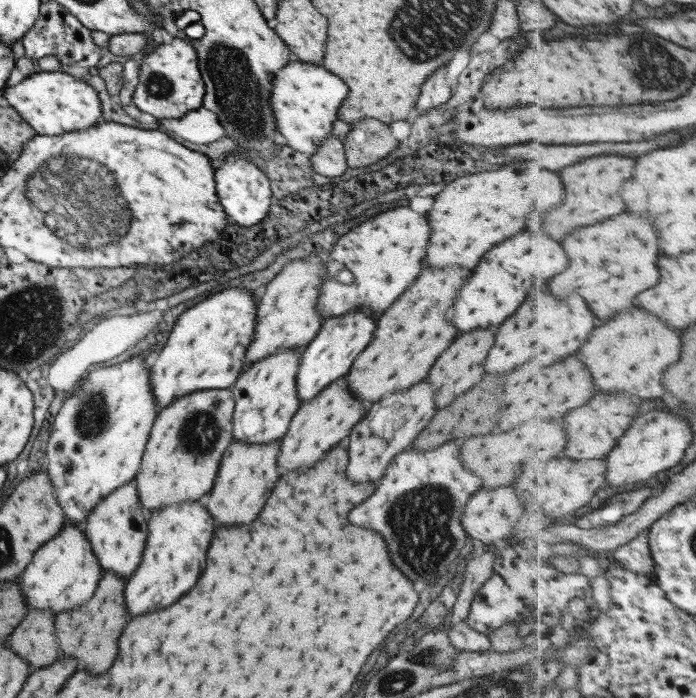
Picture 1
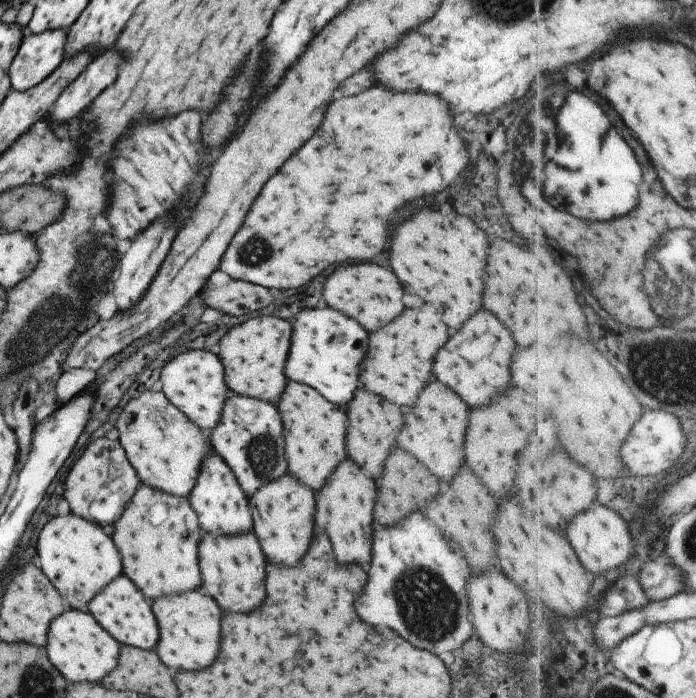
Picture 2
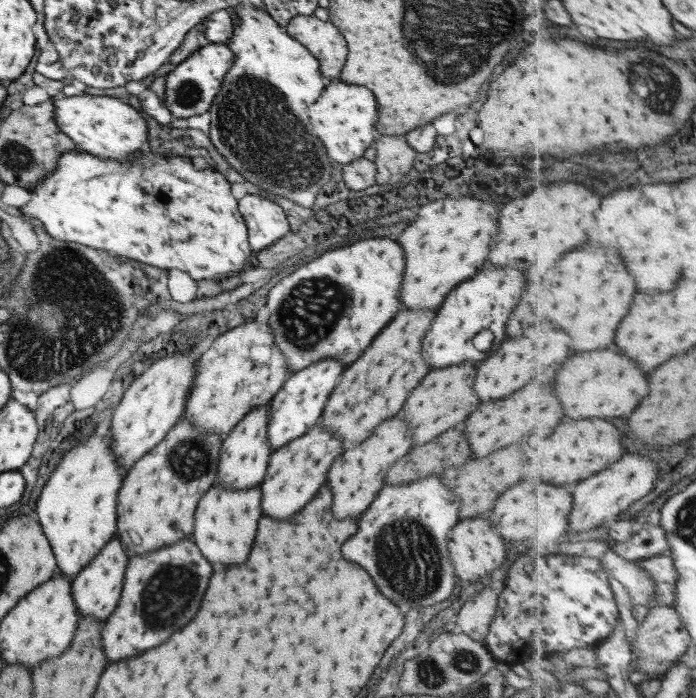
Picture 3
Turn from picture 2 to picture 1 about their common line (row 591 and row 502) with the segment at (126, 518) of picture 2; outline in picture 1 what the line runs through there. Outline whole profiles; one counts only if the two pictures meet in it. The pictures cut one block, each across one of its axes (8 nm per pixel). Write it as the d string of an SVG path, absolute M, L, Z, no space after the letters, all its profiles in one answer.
M214 388L186 394L159 410L142 455L140 470L135 476L138 498L146 510L194 502L210 492L224 452L234 439L234 409L232 392L226 388Z

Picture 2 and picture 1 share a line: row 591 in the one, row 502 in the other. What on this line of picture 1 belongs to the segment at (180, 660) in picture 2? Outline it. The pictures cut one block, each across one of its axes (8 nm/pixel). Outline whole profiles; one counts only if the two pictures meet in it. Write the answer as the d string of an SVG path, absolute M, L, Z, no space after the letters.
M198 500L162 506L151 514L140 564L133 576L126 580L125 600L130 618L168 608L194 588L202 568L206 568L206 550L214 534L214 522Z

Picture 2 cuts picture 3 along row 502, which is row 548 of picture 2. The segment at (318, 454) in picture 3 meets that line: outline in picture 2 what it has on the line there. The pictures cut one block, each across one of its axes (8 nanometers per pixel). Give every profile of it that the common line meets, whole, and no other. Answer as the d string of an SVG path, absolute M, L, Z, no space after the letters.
M286 474L263 484L263 487L248 497L248 500L253 518L253 531L266 558L274 564L296 566L312 542L312 528L314 528L312 489L298 482L294 476Z

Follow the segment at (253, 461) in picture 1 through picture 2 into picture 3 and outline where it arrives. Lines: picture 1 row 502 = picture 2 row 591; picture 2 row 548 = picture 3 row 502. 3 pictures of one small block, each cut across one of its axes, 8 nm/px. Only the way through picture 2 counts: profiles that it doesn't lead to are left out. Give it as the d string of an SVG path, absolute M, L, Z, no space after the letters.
M212 485L202 495L195 512L191 538L212 564L230 566L230 564L242 564L248 558L256 538L258 520L262 518L260 498L262 491L259 485L242 490Z

